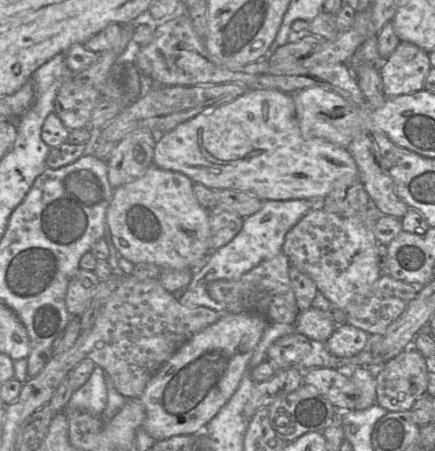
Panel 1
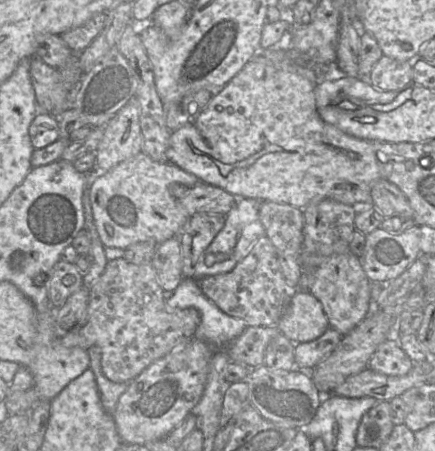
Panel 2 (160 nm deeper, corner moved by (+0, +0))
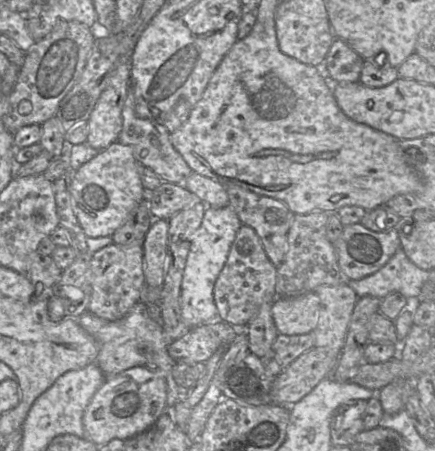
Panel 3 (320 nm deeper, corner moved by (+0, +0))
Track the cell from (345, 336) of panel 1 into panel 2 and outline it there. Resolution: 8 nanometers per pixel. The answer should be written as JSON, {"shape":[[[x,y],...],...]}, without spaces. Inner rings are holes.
{"shape":[[[328,328],[320,337],[294,345],[294,360],[298,368],[313,368],[327,358],[337,347],[342,335],[332,328]]]}

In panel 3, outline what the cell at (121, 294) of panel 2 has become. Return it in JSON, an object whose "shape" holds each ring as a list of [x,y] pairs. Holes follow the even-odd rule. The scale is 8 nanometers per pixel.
{"shape":[[[137,240],[127,245],[112,243],[92,255],[88,312],[108,321],[116,321],[140,301],[141,291],[146,284],[143,272],[143,242],[144,240]]]}

